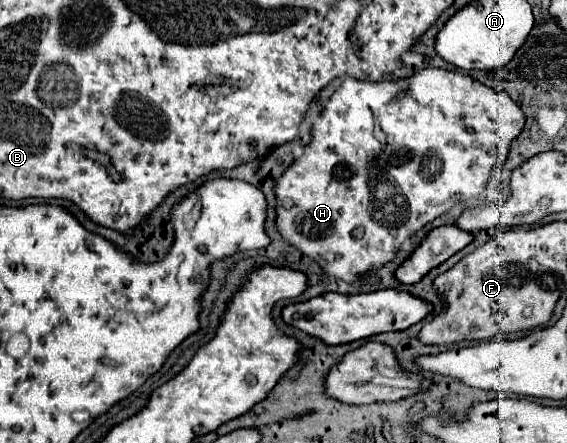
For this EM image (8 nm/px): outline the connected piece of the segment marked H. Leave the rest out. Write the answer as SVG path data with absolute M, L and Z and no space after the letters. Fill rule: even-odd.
M421 69L421 71L413 73L411 77L395 79L395 81L359 81L359 79L343 81L341 87L329 99L327 107L321 111L317 123L319 123L319 127L313 127L309 145L299 155L295 155L293 163L275 179L275 187L273 187L275 201L277 201L277 205L275 205L275 213L277 213L275 225L277 225L277 231L281 233L281 237L289 245L299 249L309 259L317 261L325 269L325 273L329 273L329 275L333 275L337 279L343 279L347 283L353 283L355 279L359 279L357 275L375 271L381 265L385 265L387 261L391 261L395 257L397 249L401 247L397 243L403 243L407 237L411 237L415 231L419 231L425 223L429 223L435 217L449 211L455 203L461 201L465 205L475 205L475 201L487 199L485 183L487 183L493 167L497 163L505 161L511 141L523 129L525 115L511 101L511 97L507 93L485 87L479 81L473 81L469 75L465 75L461 71ZM357 227L363 227L363 237L361 239L353 239L353 229L357 229Z

